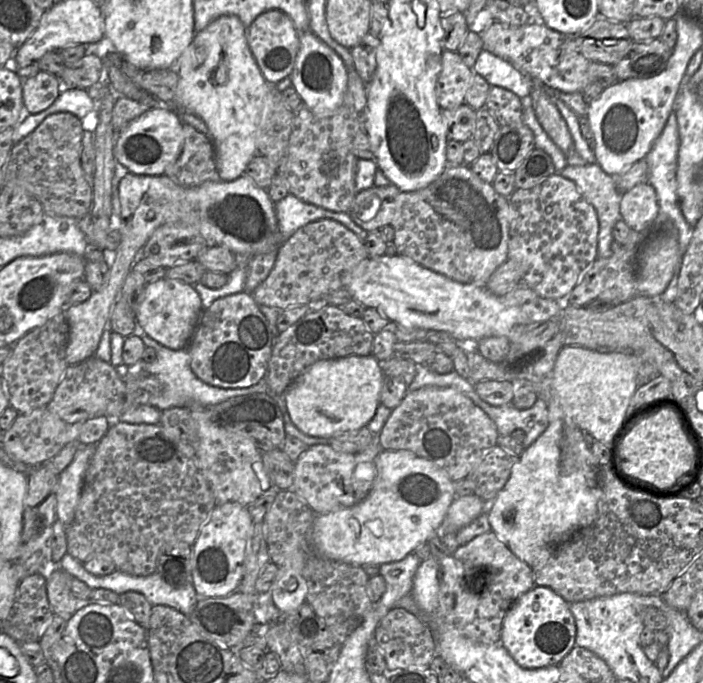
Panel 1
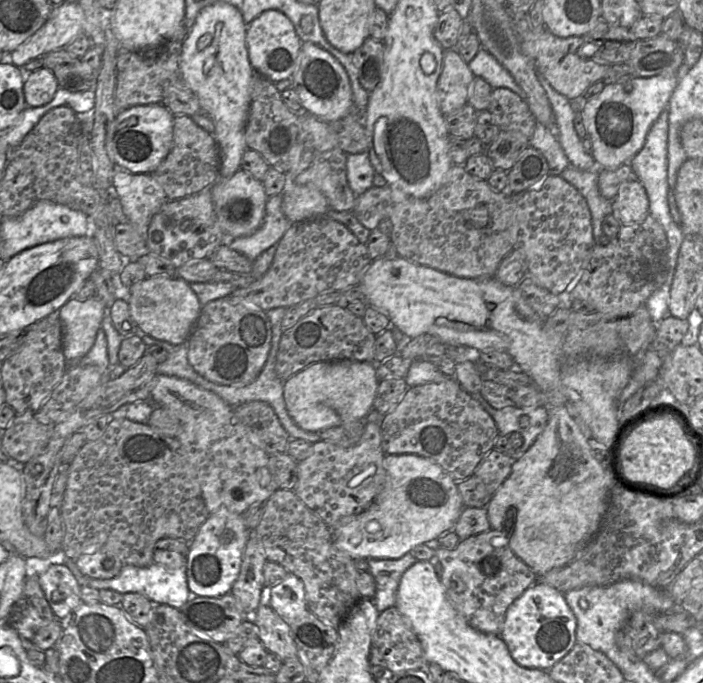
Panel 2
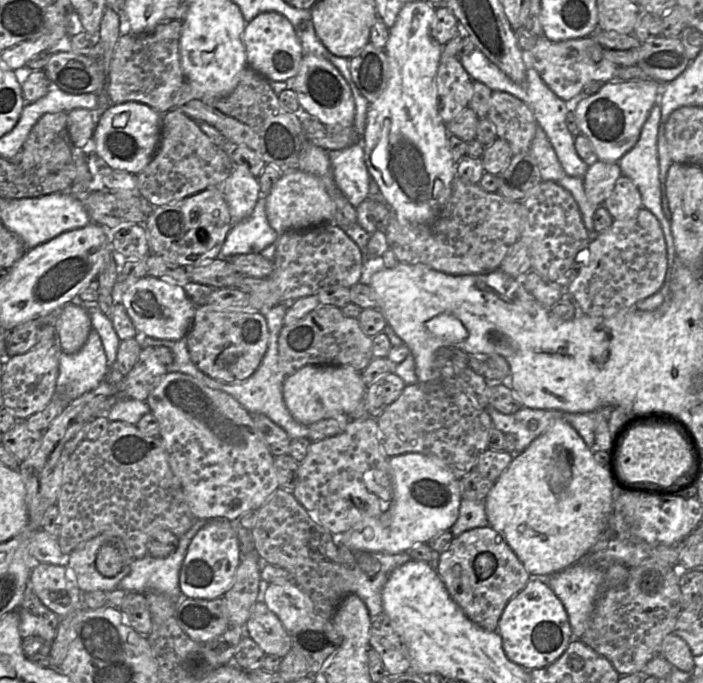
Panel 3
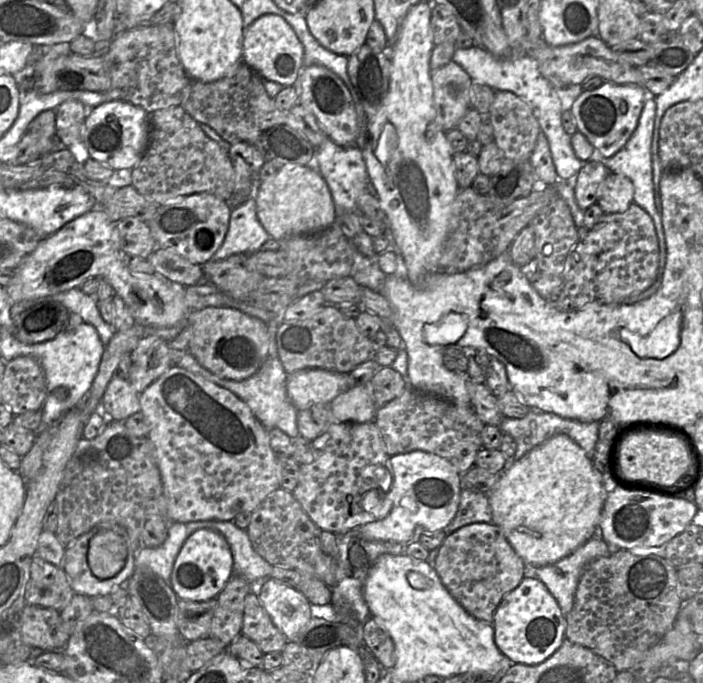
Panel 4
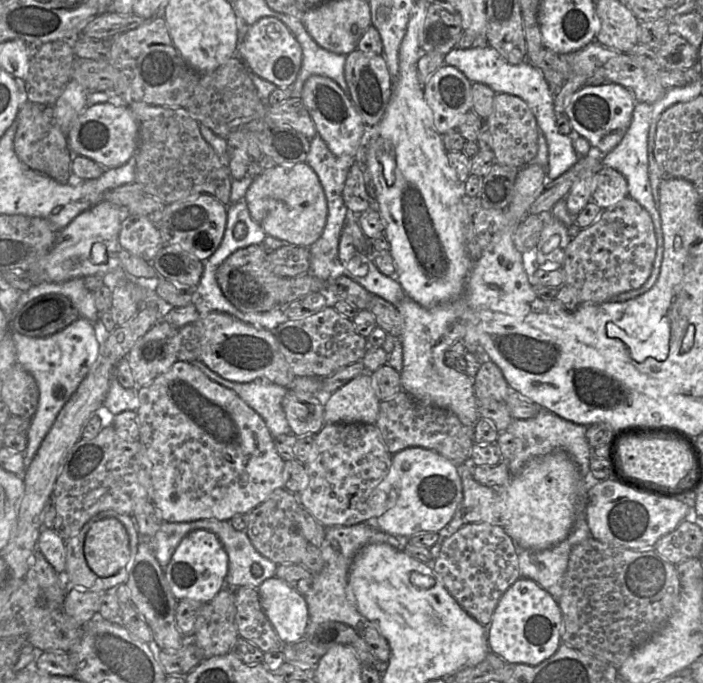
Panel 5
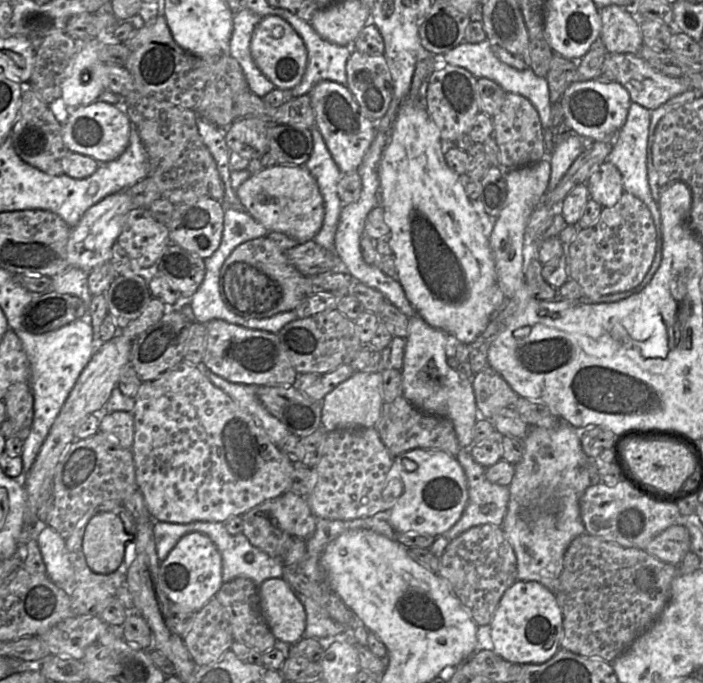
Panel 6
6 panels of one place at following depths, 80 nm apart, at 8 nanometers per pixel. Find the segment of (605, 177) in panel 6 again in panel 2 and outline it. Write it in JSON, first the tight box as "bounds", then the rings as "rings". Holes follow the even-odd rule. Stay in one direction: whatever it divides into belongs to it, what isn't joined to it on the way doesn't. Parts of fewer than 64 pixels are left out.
{"bounds":[612,178,650,225],"rings":[[[637,178],[621,184],[617,195],[612,200],[612,215],[622,225],[640,223],[650,215],[646,189]]]}

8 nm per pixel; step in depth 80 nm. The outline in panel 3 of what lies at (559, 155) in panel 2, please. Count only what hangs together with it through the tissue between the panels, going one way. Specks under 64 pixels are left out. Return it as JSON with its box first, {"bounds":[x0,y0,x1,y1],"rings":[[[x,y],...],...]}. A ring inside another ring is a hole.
{"bounds":[530,125,566,182],"rings":[[[539,125],[531,143],[530,152],[538,162],[543,182],[557,182],[565,177],[566,173],[555,153],[555,150],[547,138],[546,133]]]}

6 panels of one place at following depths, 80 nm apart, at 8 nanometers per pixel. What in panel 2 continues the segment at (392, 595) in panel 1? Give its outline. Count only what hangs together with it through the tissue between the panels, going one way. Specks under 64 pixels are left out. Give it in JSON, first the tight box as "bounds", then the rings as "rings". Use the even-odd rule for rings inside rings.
{"bounds":[368,553,416,613],"rings":[[[411,553],[397,559],[368,559],[370,574],[376,583],[375,596],[371,600],[380,613],[395,606],[401,577],[416,561]]]}

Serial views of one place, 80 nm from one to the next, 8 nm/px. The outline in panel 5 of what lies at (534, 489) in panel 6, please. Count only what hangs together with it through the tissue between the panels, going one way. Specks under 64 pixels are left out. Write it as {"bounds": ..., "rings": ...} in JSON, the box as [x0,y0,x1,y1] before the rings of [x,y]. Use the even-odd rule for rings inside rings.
{"bounds":[506,409,598,601],"rings":[[[541,409],[533,418],[525,420],[513,419],[506,430],[514,435],[516,440],[516,450],[513,458],[506,461],[508,463],[510,476],[513,477],[516,473],[520,472],[530,461],[561,450],[566,452],[573,460],[589,489],[598,480],[593,478],[590,471],[592,448],[586,439],[586,428],[586,426],[567,421],[547,410]],[[585,511],[576,514],[569,535],[560,543],[543,550],[531,550],[517,546],[520,578],[534,580],[558,601],[562,583],[573,546],[592,537]]]}

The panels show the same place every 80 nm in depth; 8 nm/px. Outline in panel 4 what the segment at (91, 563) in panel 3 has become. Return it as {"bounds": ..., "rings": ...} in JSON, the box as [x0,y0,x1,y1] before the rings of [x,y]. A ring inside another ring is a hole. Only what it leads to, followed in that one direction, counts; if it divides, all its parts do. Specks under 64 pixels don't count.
{"bounds":[63,521,140,597],"rings":[[[104,521],[104,522],[98,523],[88,532],[80,535],[78,538],[72,541],[69,544],[69,546],[66,546],[65,554],[63,558],[63,569],[75,593],[79,593],[89,597],[94,597],[97,595],[110,595],[111,592],[113,592],[116,588],[125,587],[125,584],[127,583],[128,579],[133,574],[134,569],[136,567],[135,556],[139,550],[139,547],[140,547],[140,543],[131,541],[131,538],[125,527],[119,525],[118,523],[114,521]],[[101,530],[112,530],[116,532],[118,535],[120,535],[124,539],[127,546],[127,559],[126,559],[124,568],[117,575],[109,579],[97,578],[91,571],[88,564],[88,560],[87,560],[89,541],[96,533],[98,533]]]}

